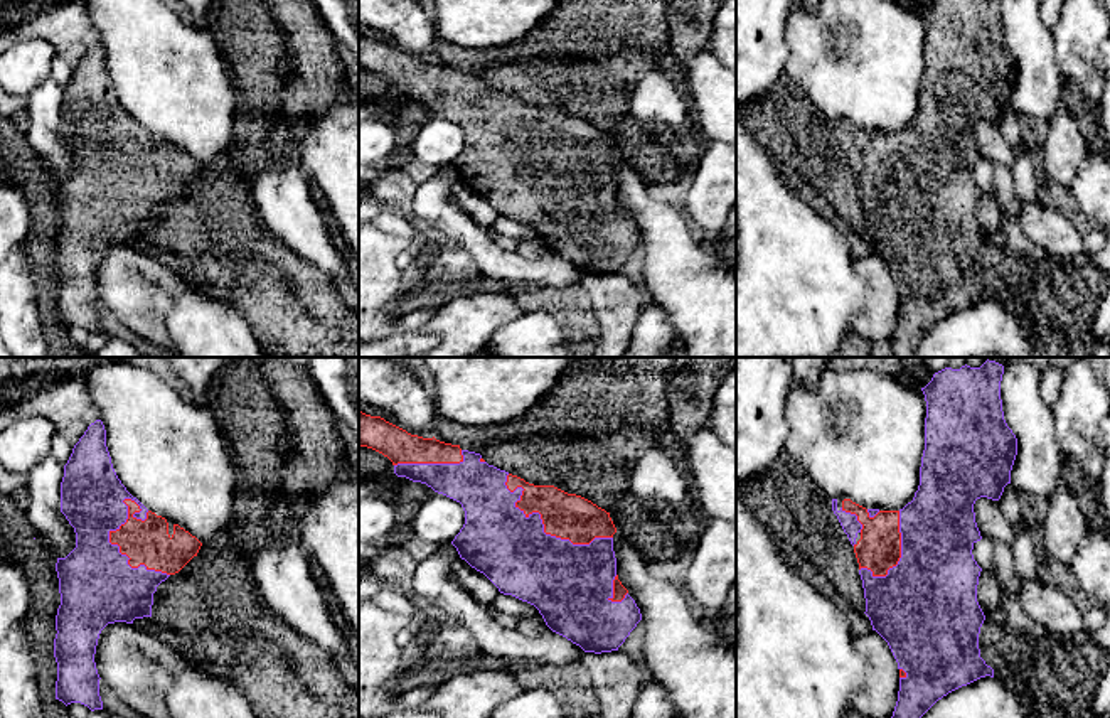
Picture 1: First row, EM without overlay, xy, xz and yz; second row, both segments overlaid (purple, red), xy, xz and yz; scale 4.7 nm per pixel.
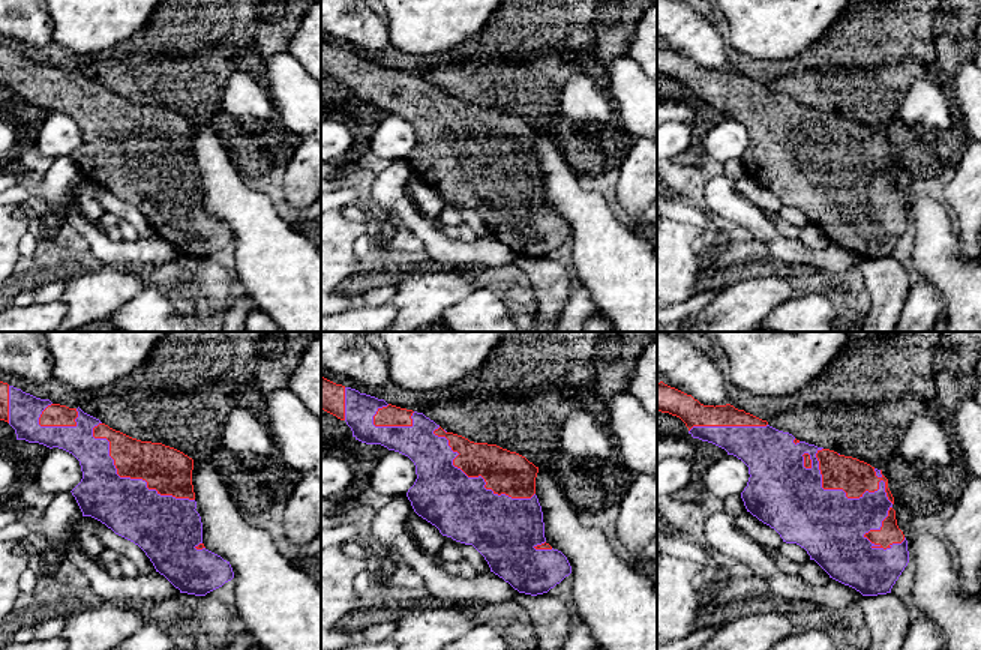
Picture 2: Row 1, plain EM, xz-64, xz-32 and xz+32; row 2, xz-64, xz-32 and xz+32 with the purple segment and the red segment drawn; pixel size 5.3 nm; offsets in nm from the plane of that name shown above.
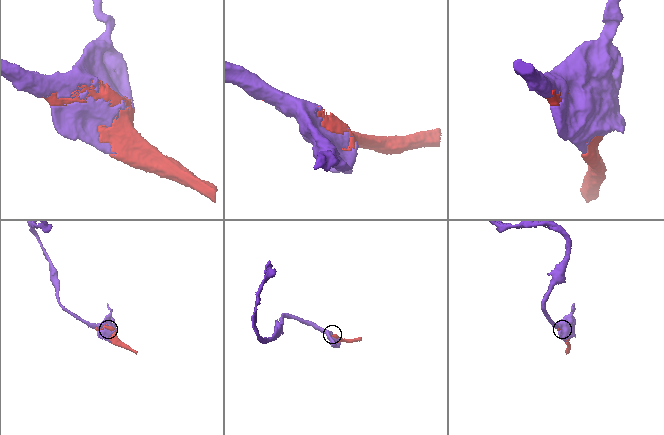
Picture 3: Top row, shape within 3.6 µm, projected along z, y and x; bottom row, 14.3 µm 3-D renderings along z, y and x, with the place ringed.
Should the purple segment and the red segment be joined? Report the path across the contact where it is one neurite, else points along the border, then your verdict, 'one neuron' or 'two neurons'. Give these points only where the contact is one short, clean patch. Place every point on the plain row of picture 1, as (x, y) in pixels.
one neuron

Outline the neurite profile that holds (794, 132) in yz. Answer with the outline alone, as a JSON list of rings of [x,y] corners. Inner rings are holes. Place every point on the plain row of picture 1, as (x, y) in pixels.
[[[782,72],[765,96],[741,108],[741,121],[775,160],[795,167],[802,174],[802,180],[808,182],[856,233],[866,234],[854,169],[832,133],[832,121],[814,106],[797,83]]]

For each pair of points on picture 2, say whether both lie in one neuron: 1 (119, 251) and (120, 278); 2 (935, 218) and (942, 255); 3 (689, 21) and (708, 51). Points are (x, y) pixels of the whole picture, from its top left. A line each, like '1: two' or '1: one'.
1: two
2: one
3: one

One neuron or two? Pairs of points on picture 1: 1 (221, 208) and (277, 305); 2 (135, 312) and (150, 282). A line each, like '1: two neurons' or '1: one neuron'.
1: two neurons
2: one neuron

